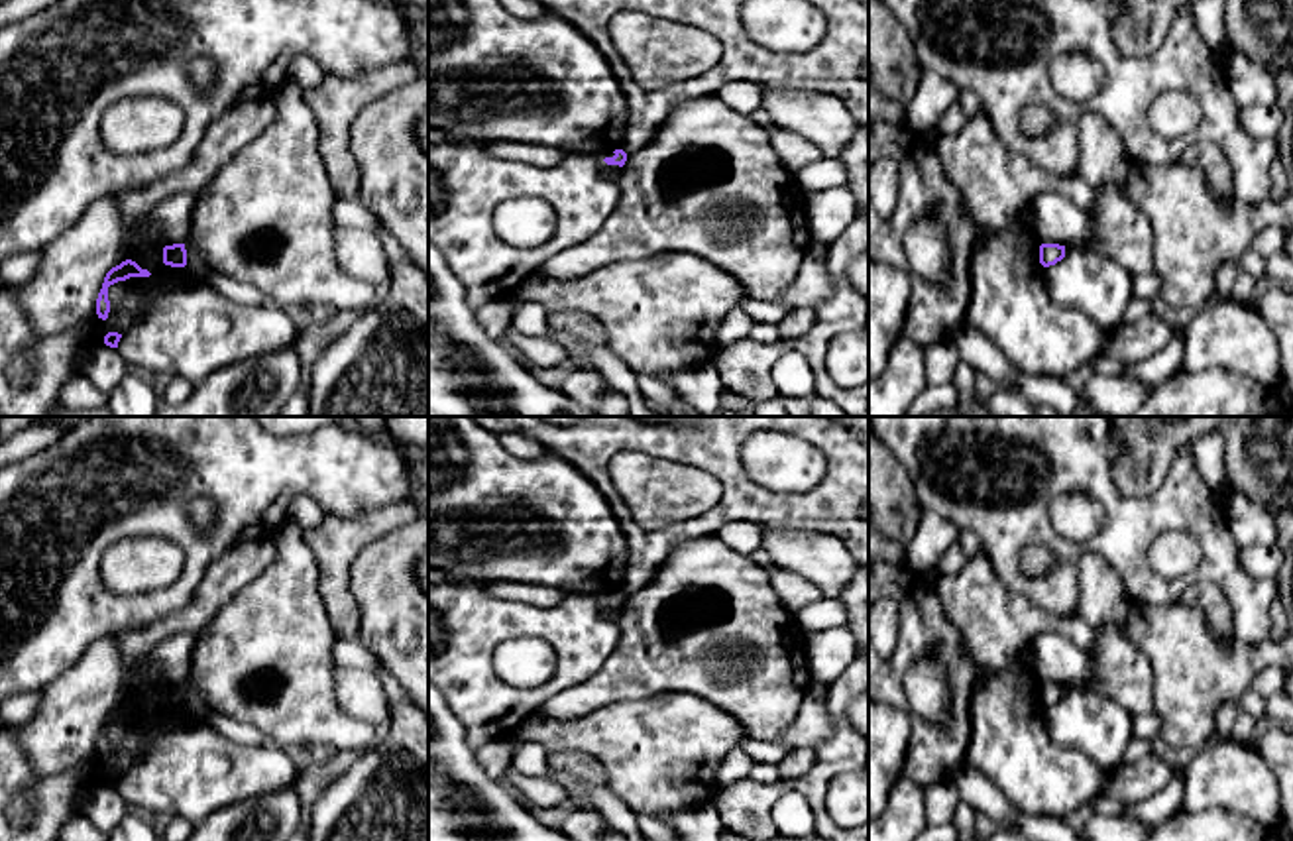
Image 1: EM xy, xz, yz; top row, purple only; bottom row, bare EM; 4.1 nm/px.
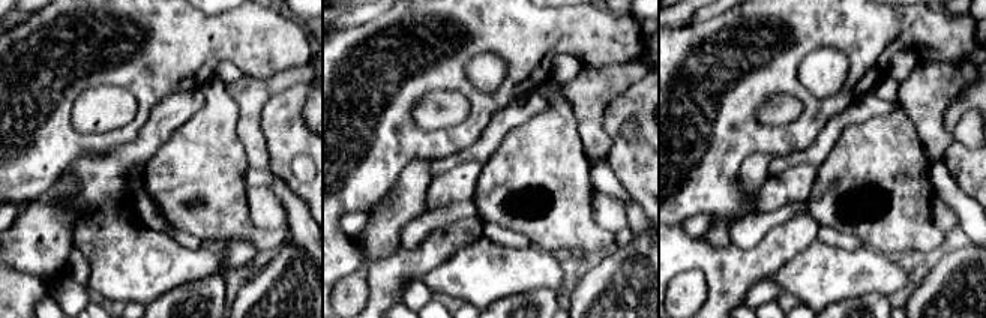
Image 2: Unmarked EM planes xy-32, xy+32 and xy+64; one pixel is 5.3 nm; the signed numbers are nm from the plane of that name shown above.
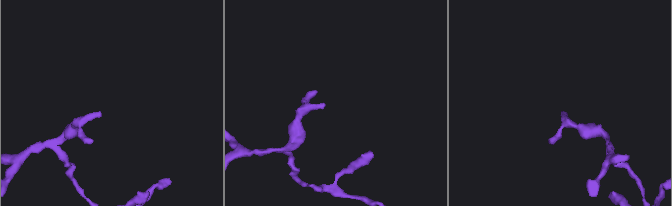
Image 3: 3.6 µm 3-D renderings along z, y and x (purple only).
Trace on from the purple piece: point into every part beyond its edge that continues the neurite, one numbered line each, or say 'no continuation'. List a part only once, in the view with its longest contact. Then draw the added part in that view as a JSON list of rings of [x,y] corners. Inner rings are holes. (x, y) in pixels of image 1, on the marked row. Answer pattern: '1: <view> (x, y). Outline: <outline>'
no continuation

